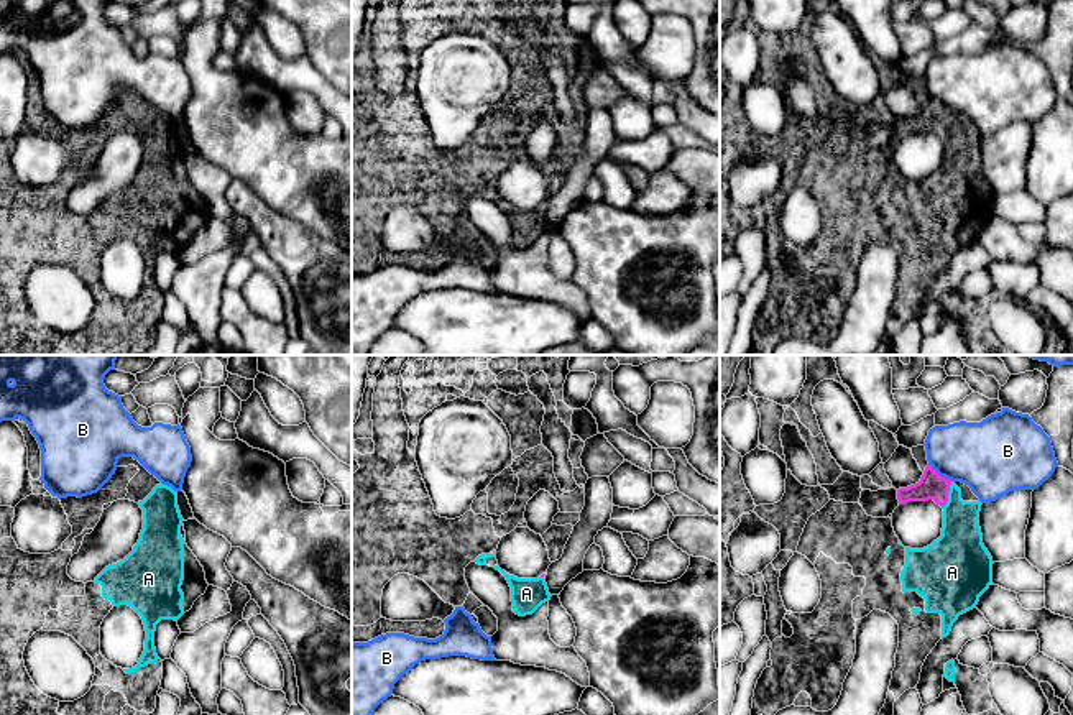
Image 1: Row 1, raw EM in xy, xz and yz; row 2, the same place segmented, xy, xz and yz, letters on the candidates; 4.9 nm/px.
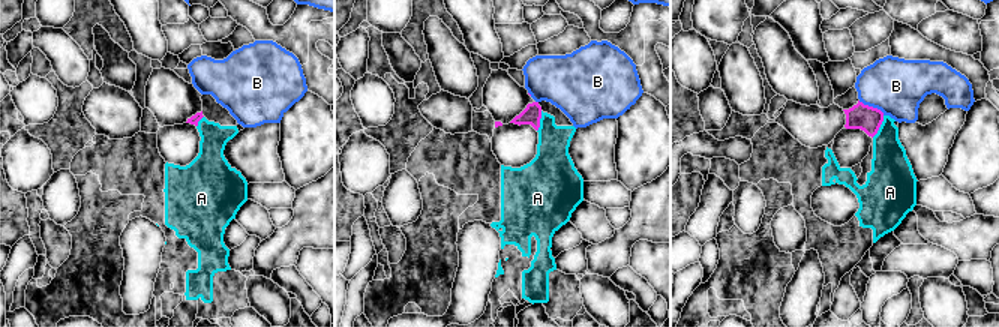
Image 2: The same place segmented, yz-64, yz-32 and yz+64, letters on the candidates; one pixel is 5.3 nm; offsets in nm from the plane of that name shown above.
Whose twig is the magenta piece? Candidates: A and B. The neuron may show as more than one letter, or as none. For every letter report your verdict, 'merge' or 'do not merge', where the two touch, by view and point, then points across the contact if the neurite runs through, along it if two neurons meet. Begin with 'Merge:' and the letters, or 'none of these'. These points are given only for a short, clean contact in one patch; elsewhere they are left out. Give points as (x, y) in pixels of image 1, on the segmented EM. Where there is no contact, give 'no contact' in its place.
Merge: A
A: merge; contact yz (947, 495); way yz (934, 487), (947, 495), (960, 518), (960, 544)
B: do not merge; contact yz (939, 475); border yz (929, 464), (940, 475), (952, 480)

